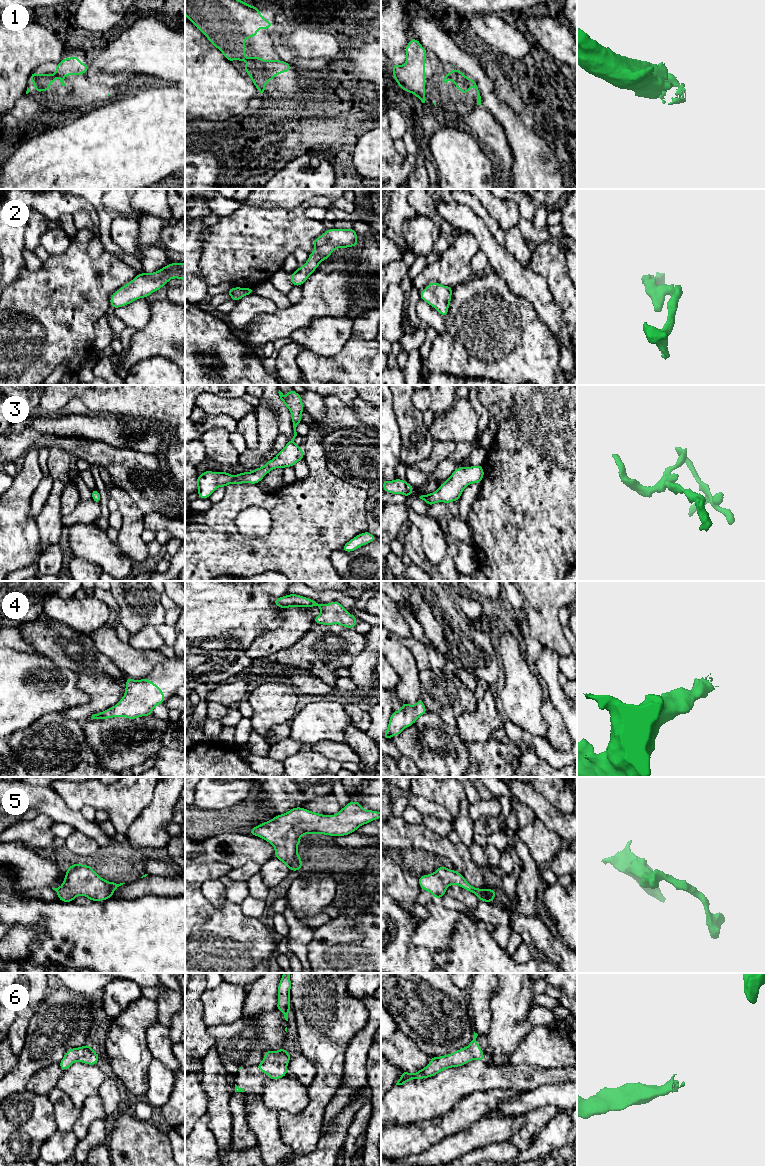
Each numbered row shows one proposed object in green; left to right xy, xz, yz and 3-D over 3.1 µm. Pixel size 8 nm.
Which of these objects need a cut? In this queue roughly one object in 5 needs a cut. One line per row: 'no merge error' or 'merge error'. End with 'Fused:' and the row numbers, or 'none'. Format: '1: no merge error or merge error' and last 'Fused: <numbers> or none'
1: no merge error
2: no merge error
3: no merge error
4: no merge error
5: no merge error
6: no merge error
Fused: none

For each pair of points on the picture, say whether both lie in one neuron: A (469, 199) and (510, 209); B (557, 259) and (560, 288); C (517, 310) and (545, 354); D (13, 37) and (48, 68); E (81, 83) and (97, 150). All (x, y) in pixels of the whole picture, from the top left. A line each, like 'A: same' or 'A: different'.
A: different
B: same
C: same
D: different
E: different

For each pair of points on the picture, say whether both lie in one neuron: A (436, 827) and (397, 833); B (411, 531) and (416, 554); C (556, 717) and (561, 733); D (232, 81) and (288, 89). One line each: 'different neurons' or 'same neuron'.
A: different neurons
B: same neuron
C: same neuron
D: different neurons

